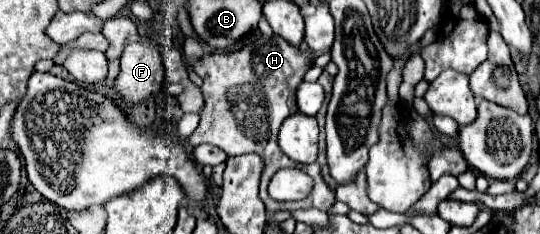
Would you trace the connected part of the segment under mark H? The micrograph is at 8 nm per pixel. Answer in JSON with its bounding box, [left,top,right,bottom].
[189,33,335,211]

